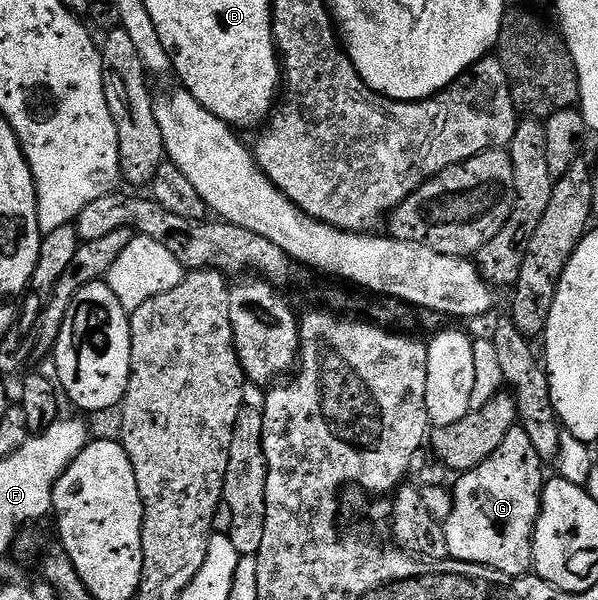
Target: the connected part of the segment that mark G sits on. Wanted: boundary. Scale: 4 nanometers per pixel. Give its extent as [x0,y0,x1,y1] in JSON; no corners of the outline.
[443,424,541,578]

